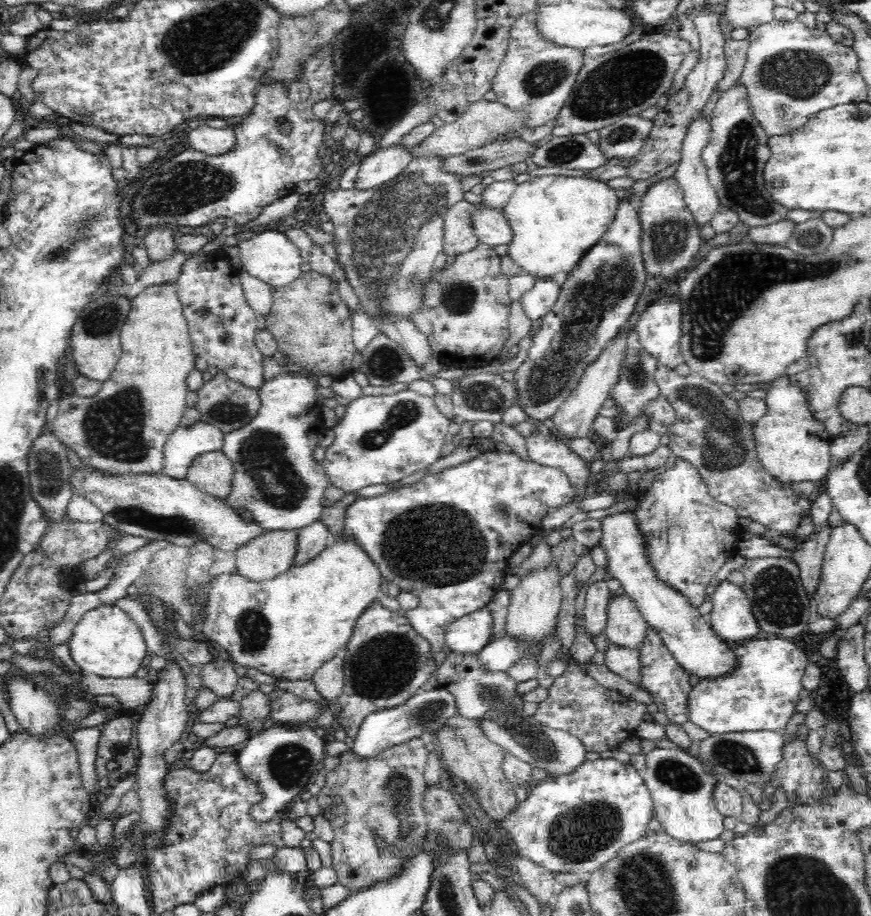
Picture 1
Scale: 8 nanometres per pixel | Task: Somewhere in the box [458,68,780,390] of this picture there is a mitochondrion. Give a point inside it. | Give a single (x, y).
(738, 164)

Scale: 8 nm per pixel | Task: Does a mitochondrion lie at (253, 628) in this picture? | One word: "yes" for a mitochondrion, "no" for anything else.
yes

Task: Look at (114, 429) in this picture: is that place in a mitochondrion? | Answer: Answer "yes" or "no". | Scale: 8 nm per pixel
yes

